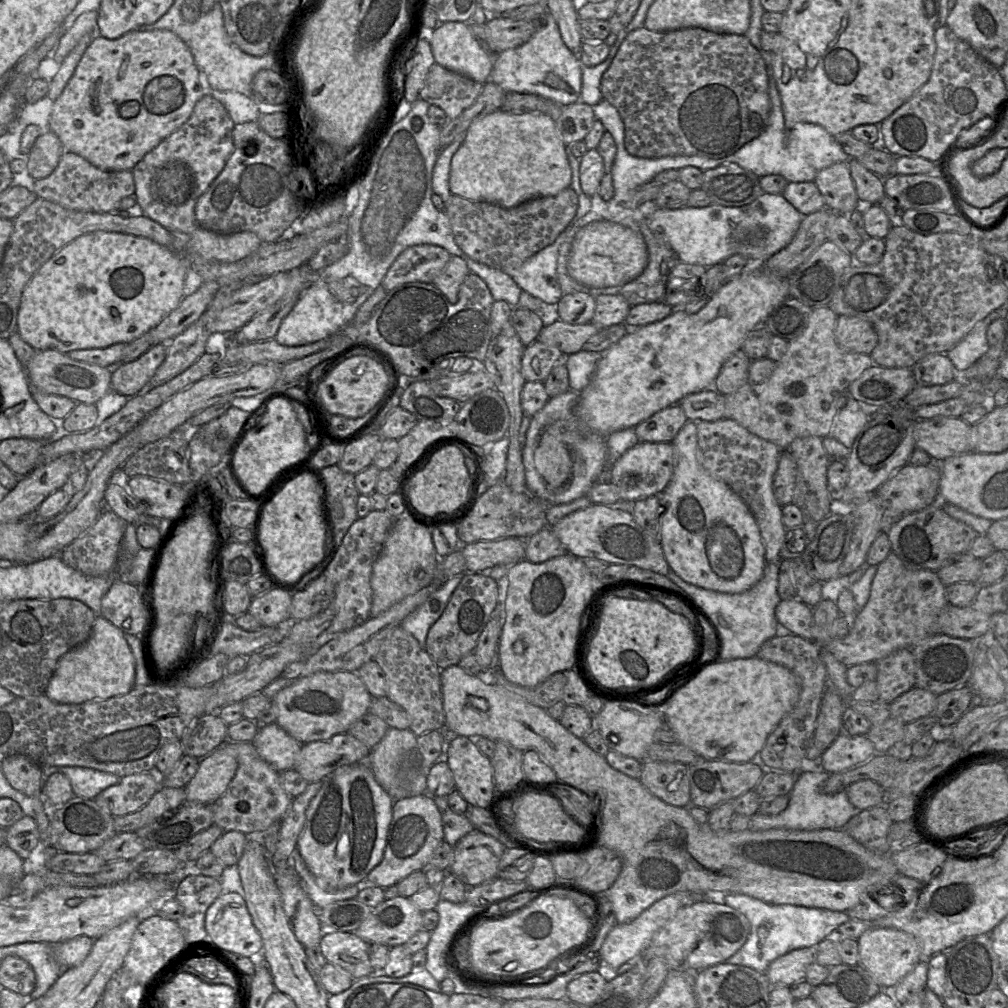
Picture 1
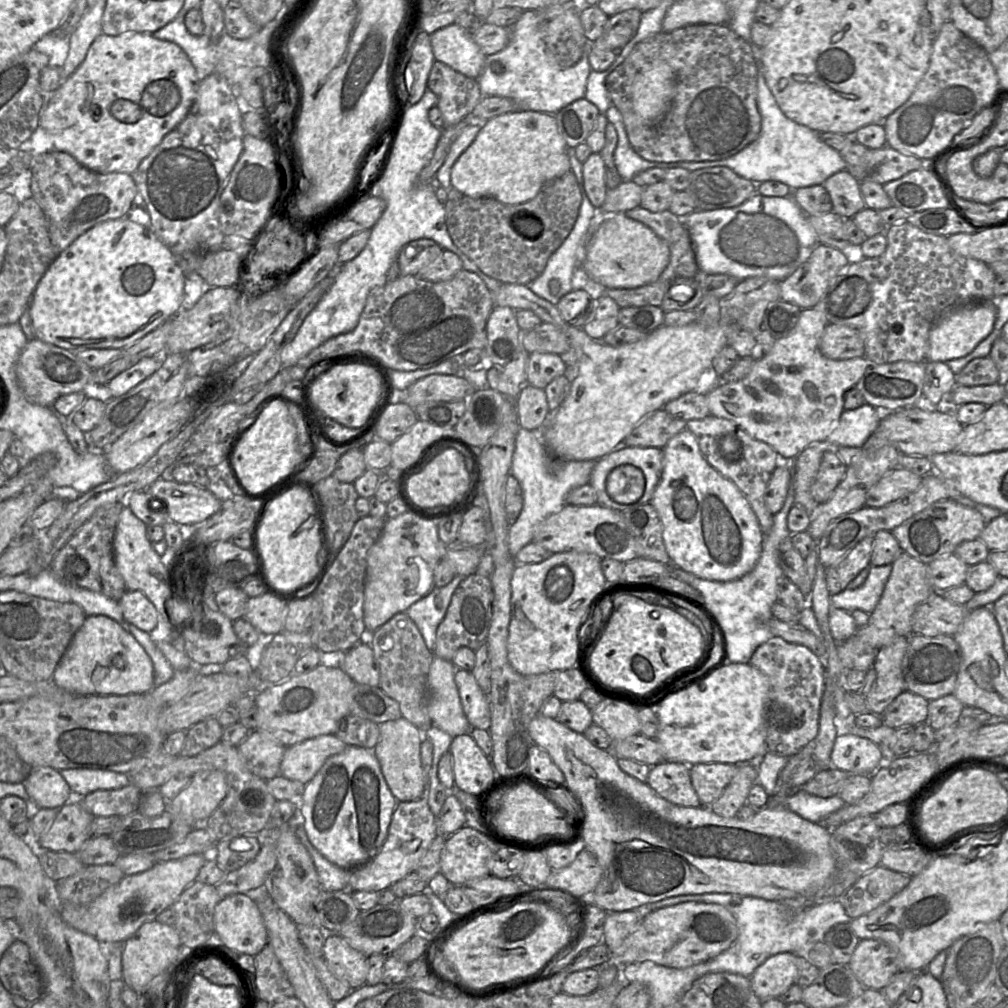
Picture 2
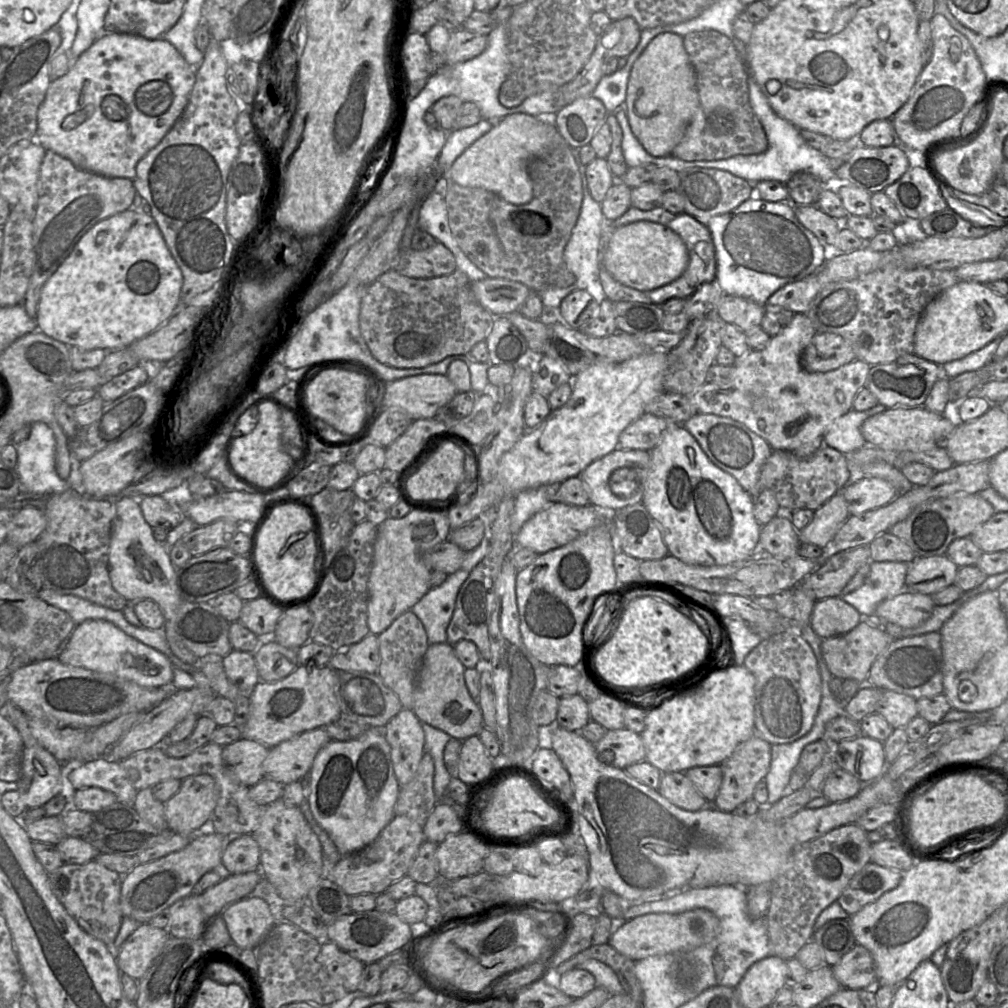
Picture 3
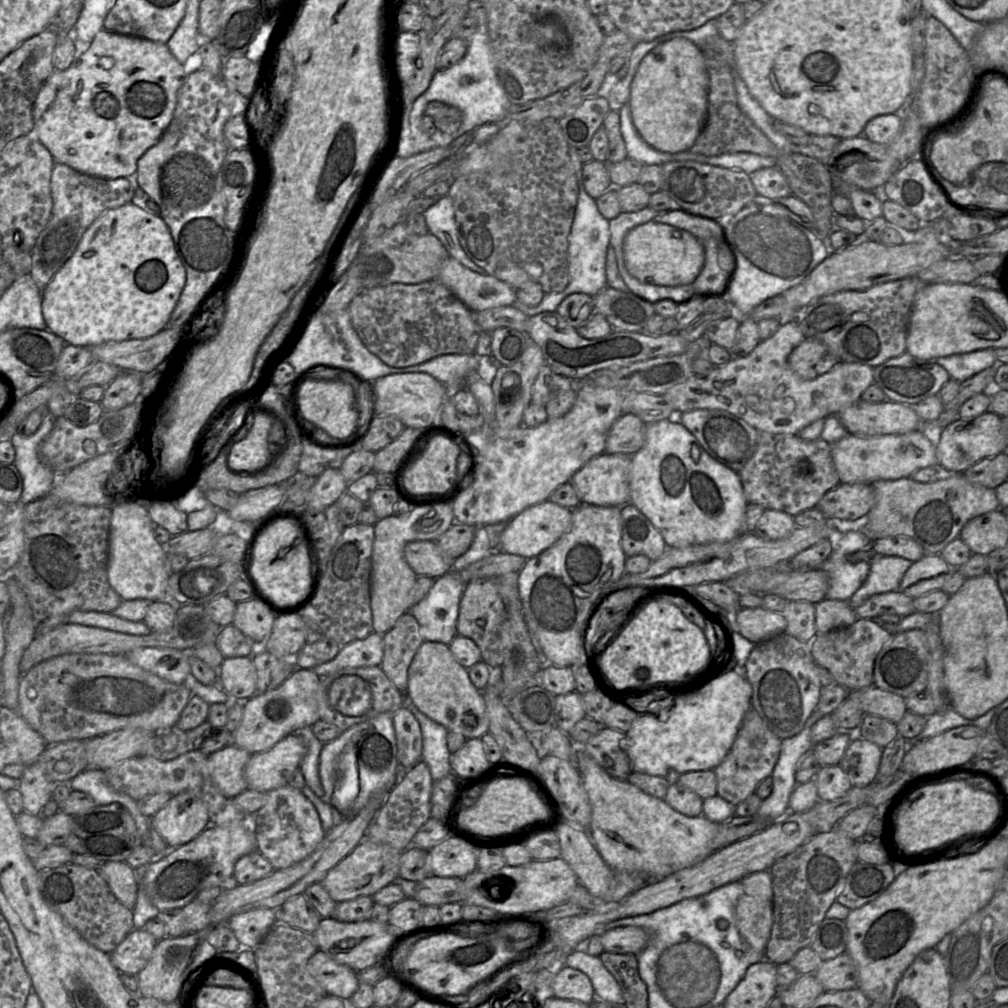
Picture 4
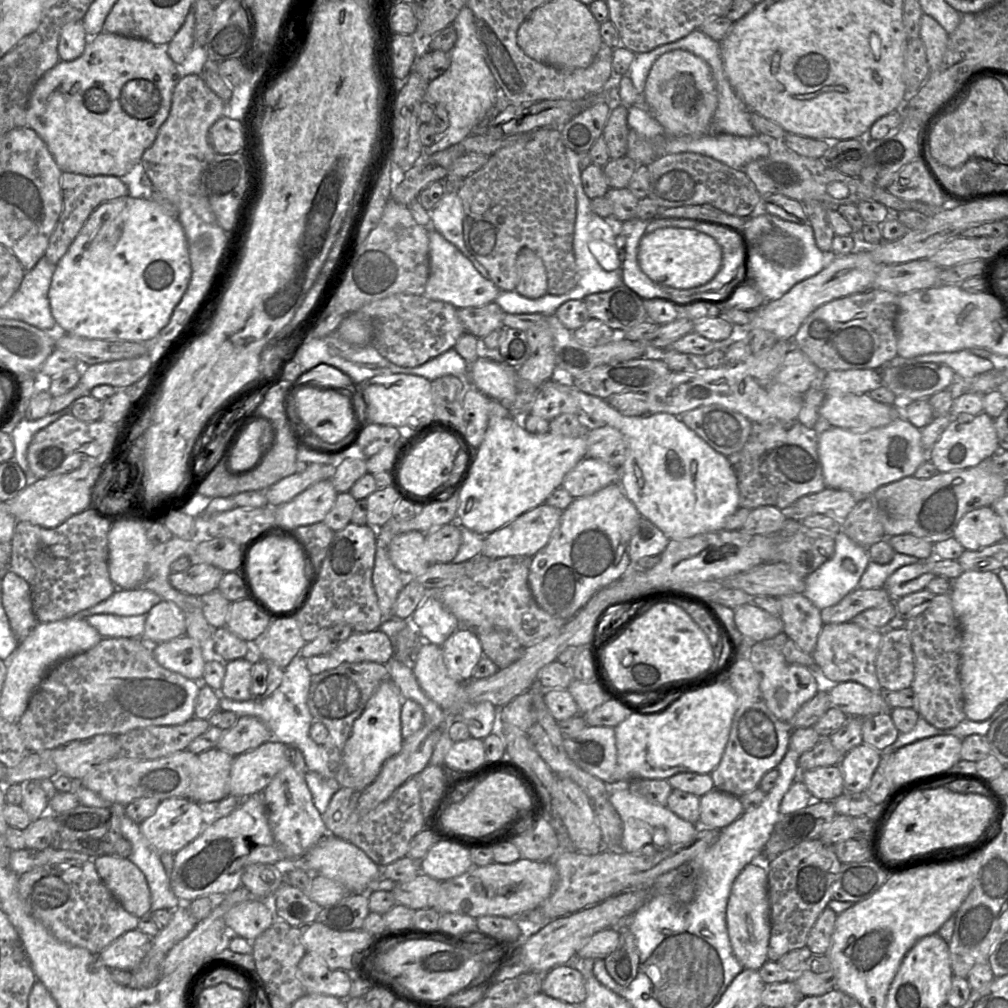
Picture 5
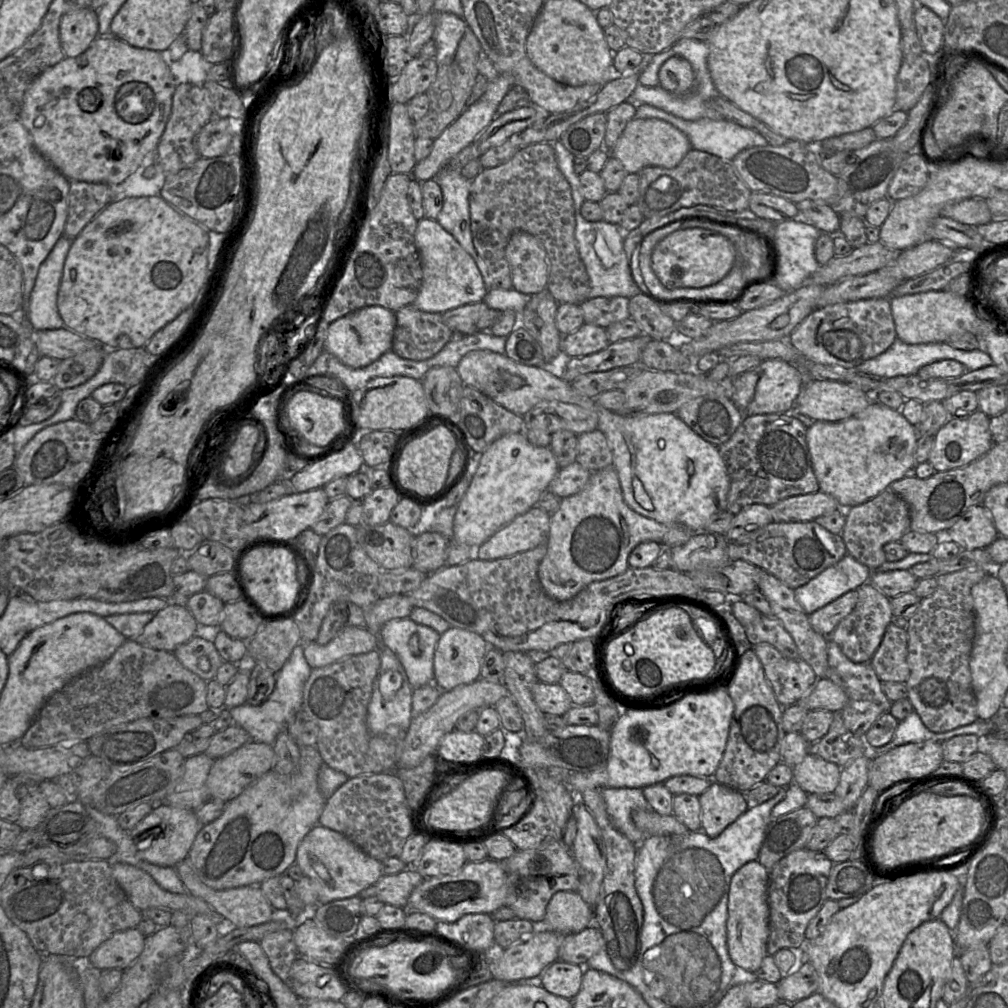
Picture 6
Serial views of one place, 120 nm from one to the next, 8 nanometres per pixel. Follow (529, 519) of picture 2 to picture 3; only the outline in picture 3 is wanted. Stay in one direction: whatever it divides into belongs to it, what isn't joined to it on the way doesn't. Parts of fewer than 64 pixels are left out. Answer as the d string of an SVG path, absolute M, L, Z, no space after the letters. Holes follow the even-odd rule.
M547 484L527 489L516 494L514 512L511 517L510 529L515 536L523 524L541 510L555 501L559 484Z

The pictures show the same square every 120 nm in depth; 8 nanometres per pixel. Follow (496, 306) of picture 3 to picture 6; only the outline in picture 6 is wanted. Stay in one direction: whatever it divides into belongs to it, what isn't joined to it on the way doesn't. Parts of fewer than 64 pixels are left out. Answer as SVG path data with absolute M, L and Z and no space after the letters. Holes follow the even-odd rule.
M423 218L418 221L415 244L420 255L422 284L412 303L414 307L424 312L443 313L484 300L488 290L475 261L436 220Z

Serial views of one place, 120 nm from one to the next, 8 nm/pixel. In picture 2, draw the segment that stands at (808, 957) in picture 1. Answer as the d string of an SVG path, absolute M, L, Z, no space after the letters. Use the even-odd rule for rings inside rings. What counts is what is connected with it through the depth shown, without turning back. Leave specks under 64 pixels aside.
M779 953L768 958L750 976L755 995L766 1001L777 998L796 983L797 954Z

